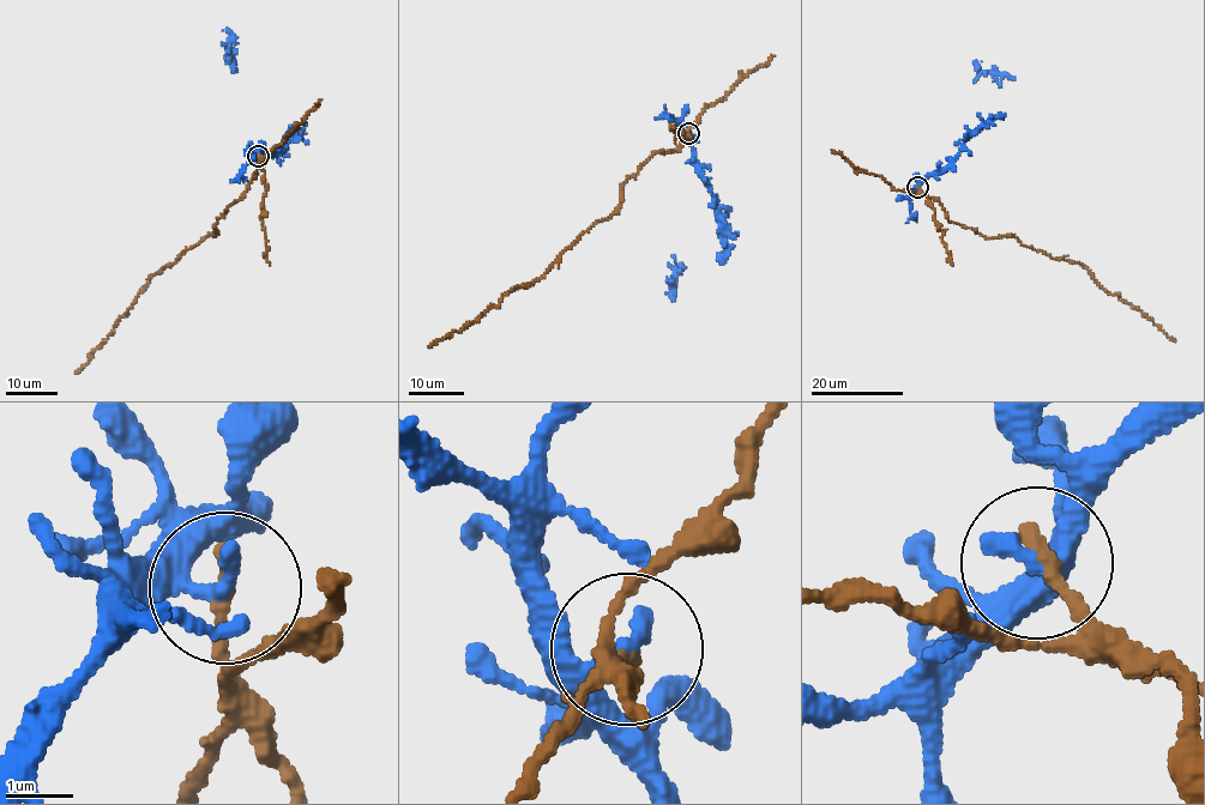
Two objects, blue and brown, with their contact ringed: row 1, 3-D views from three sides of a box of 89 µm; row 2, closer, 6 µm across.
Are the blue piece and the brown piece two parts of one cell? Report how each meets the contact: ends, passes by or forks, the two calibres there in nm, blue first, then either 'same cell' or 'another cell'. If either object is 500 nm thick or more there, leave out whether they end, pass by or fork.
blue ends; brown ends; calibres 320 and 260 nm; another cell

